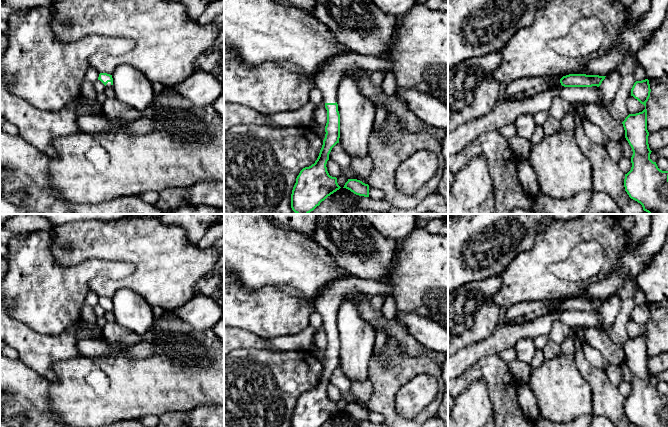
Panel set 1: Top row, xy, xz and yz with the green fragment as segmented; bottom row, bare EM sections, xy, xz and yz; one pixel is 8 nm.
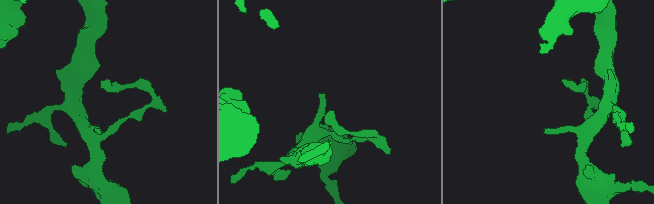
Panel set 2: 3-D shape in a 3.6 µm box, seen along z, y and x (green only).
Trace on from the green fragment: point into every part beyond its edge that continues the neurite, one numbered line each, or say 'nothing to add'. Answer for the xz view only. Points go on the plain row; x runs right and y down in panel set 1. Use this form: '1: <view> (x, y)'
1: xz (328, 302)

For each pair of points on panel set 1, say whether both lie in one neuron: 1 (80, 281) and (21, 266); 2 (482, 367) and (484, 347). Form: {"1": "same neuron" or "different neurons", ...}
{"1": "same neuron", "2": "different neurons"}

